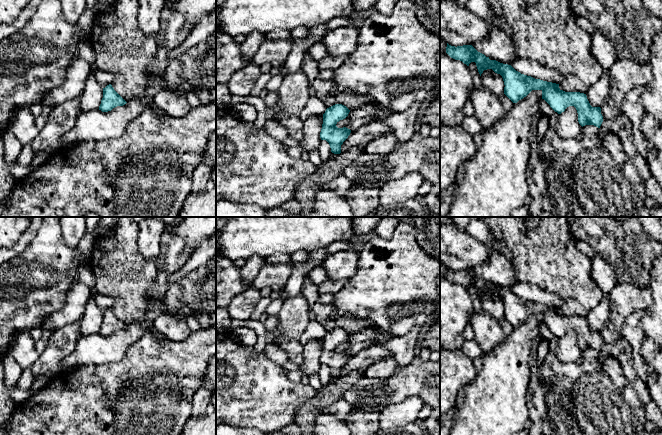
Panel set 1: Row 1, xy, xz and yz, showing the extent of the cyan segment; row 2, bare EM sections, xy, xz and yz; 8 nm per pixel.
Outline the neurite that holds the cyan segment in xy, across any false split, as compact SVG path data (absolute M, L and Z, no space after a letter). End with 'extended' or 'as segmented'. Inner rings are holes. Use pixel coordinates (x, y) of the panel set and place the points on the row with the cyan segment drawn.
M111 84L103 88L103 98L99 106L102 112L111 111L117 106L123 106L127 102L114 90Z; as segmented

